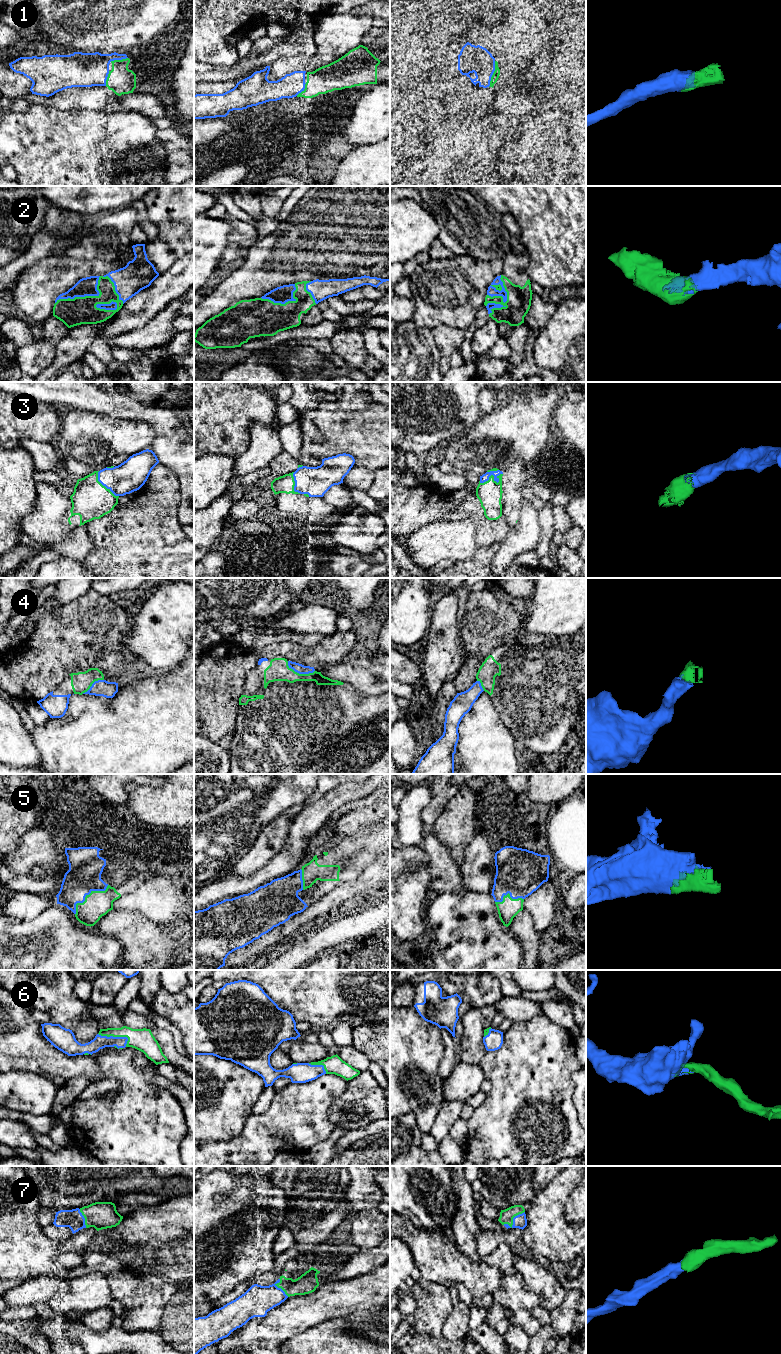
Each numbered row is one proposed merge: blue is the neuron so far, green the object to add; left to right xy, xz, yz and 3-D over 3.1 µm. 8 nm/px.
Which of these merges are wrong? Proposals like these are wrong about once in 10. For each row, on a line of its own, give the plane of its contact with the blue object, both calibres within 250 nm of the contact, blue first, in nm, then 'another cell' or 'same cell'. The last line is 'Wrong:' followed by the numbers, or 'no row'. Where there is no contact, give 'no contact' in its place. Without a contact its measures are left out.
1: meets blue in yz; 220 nm thick on the blue side, 60 nm on the other; same cell
2: meets blue in yz; 70 nm thick on the blue side, 200 nm on the other; same cell
3: meets blue in yz; 60 nm thick on the blue side, 200 nm on the other; same cell
4: meets blue in xz; 80 nm thick on the blue side, 170 nm on the other; same cell
5: meets blue in xy; 280 nm thick on the blue side, 200 nm on the other; same cell
6: meets blue in xy; 110 nm thick on the blue side, 180 nm on the other; same cell
7: meets blue in yz; 110 nm thick on the blue side, 110 nm on the other; same cell
Wrong: no row

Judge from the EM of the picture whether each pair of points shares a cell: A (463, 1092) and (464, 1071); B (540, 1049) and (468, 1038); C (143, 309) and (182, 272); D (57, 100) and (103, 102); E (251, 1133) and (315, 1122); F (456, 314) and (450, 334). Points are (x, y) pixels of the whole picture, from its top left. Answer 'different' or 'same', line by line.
A: same
B: different
C: same
D: same
E: same
F: different

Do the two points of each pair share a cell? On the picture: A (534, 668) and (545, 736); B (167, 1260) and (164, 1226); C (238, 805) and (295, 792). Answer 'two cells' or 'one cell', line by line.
A: one cell
B: one cell
C: one cell

